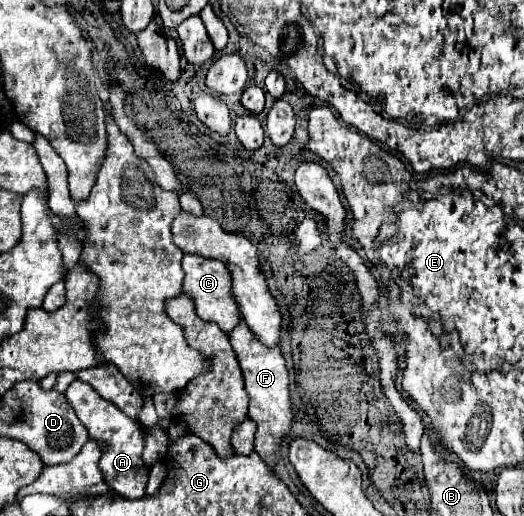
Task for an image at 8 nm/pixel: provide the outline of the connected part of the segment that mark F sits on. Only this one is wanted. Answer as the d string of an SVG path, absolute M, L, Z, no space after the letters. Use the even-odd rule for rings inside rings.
M239 322L227 336L229 336L231 348L237 354L237 360L245 378L245 390L249 394L249 418L257 424L255 452L273 468L275 452L279 450L281 438L289 432L291 420L293 420L285 360L277 346L269 348L261 344L261 340L251 332L251 328L245 322Z

